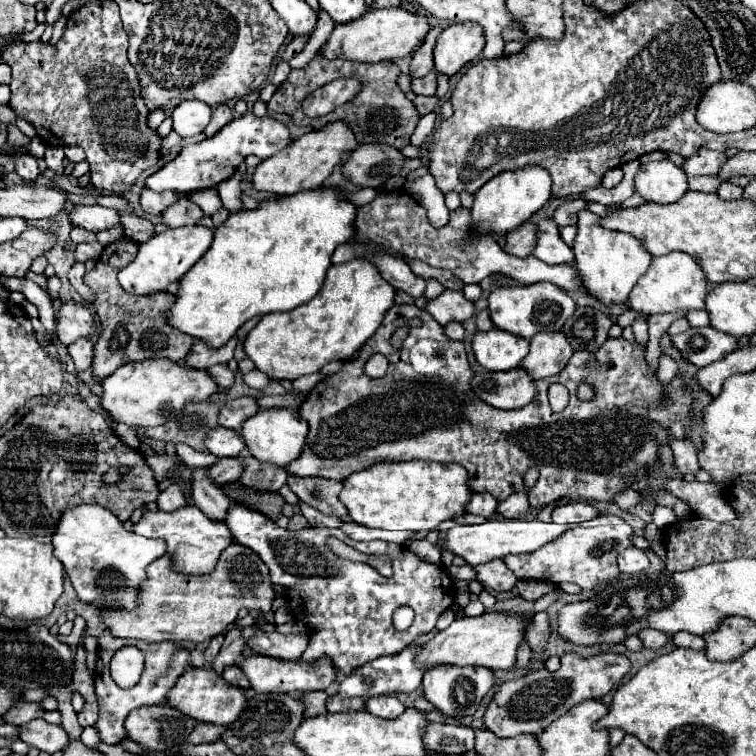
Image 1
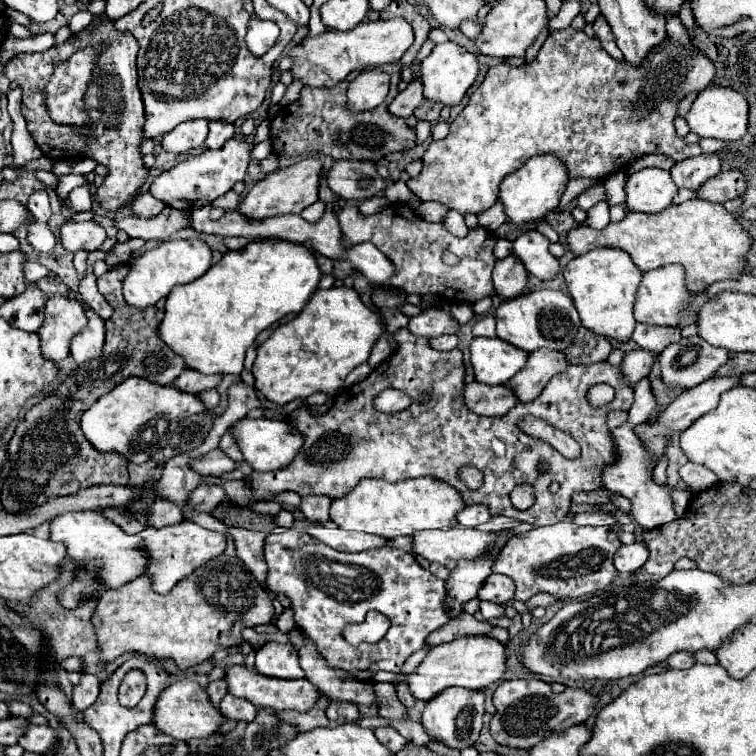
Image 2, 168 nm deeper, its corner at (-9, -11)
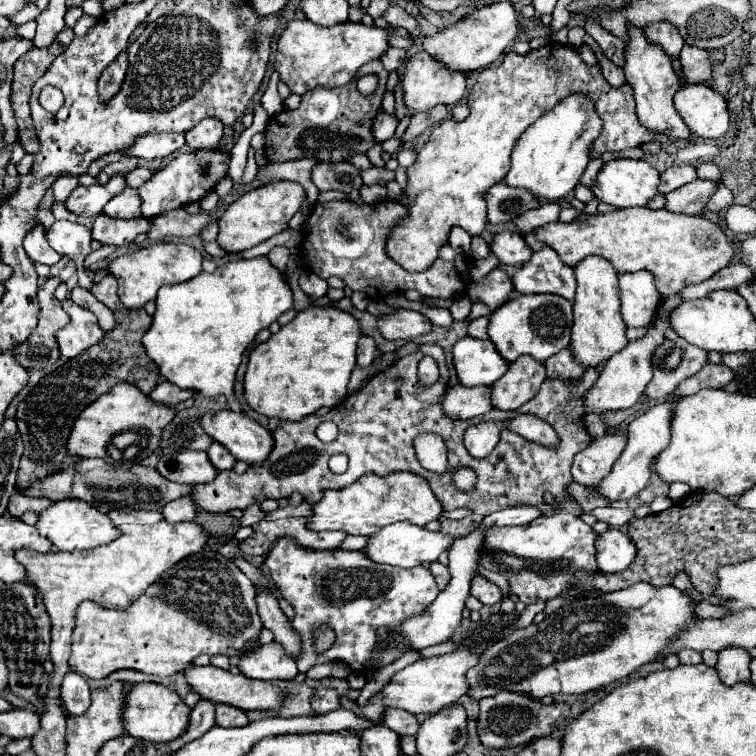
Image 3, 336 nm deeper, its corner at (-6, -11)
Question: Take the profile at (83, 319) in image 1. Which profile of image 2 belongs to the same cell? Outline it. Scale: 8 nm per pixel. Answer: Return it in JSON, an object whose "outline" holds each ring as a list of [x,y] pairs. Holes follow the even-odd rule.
{"outline":[[[50,296],[46,300],[46,320],[38,330],[42,356],[54,362],[64,360],[70,352],[70,340],[74,332],[86,326],[86,316],[78,300],[66,296]]]}

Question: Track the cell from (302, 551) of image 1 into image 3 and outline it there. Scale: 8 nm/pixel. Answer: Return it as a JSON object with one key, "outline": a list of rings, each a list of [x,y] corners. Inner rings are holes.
{"outline":[[[291,538],[277,540],[263,564],[295,608],[293,628],[303,638],[303,654],[297,660],[299,672],[327,662],[341,662],[353,672],[385,668],[410,650],[397,631],[402,622],[407,616],[421,616],[439,594],[435,578],[425,566],[391,568],[389,564],[371,564],[361,550],[307,550],[299,548]],[[321,626],[335,630],[335,644],[319,654],[313,636]],[[381,626],[391,628],[390,636],[397,640],[397,645],[379,644],[377,628]]]}

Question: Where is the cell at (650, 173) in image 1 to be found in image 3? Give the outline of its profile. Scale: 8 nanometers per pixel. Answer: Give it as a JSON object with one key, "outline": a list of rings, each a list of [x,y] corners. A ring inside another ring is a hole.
{"outline":[[[611,160],[597,174],[593,194],[615,208],[647,206],[659,192],[659,172],[647,160]]]}

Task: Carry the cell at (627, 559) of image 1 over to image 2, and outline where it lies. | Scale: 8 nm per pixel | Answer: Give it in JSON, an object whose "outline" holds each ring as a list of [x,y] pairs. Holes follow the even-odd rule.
{"outline":[[[642,542],[620,544],[614,552],[614,568],[618,572],[636,572],[648,560],[648,548]]]}

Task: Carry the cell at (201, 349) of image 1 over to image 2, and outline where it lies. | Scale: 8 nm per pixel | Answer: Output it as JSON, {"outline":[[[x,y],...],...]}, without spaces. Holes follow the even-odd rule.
{"outline":[[[184,370],[176,380],[174,380],[174,388],[178,388],[180,392],[188,392],[188,394],[200,394],[202,390],[210,390],[214,388],[218,382],[222,380],[222,376],[202,376],[200,372],[190,372]]]}

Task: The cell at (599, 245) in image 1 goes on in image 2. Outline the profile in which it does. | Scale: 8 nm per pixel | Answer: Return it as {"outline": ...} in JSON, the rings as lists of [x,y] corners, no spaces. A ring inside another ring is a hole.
{"outline":[[[594,248],[570,260],[562,270],[562,274],[568,282],[568,290],[580,314],[582,326],[608,340],[628,342],[636,326],[636,320],[632,316],[632,306],[634,306],[638,282],[642,278],[642,272],[634,268],[634,262],[630,260],[630,256],[626,256],[626,252],[620,252],[616,248],[612,250]]]}

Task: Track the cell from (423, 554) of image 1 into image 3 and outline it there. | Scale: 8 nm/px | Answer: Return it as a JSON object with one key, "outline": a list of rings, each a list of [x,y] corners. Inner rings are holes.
{"outline":[[[433,562],[429,570],[431,570],[431,574],[435,576],[439,588],[445,588],[445,584],[447,584],[447,580],[449,580],[449,570],[447,570],[447,566],[443,566],[443,564],[439,564],[439,562]]]}

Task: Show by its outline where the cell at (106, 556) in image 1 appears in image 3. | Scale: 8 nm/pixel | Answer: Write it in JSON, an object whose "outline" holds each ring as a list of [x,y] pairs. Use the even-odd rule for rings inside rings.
{"outline":[[[75,498],[59,500],[53,506],[49,506],[47,510],[43,510],[39,514],[39,522],[35,528],[39,530],[41,536],[49,538],[57,550],[63,550],[63,552],[97,548],[99,540],[117,540],[117,536],[121,534],[119,528],[113,526],[113,522],[109,520],[107,514],[103,514],[103,512],[91,508],[91,504],[87,504],[83,500],[75,500]]]}

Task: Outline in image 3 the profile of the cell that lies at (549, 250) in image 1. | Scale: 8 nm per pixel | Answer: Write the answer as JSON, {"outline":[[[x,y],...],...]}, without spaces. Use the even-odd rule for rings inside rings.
{"outline":[[[501,232],[493,238],[491,250],[497,254],[501,264],[511,264],[511,266],[523,266],[533,250],[527,246],[523,234],[519,232]]]}

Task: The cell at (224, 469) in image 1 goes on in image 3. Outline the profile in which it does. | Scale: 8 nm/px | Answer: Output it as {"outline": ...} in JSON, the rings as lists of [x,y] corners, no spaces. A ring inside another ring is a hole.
{"outline":[[[183,496],[183,498],[167,504],[163,508],[163,516],[171,524],[175,524],[175,522],[191,522],[197,516],[195,500],[191,500],[191,496]]]}

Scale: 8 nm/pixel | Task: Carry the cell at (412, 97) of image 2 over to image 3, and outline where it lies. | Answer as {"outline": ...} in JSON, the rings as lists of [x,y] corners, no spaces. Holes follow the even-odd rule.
{"outline":[[[379,112],[373,120],[373,132],[375,132],[375,140],[383,142],[383,140],[389,140],[395,130],[397,130],[397,124],[399,124],[399,118],[395,114],[389,114],[389,112]]]}

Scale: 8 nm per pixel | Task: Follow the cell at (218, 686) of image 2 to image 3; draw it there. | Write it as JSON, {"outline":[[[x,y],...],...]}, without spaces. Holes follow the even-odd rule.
{"outline":[[[199,700],[191,712],[191,722],[189,722],[187,732],[179,740],[169,742],[169,752],[175,752],[187,742],[203,736],[213,724],[215,724],[215,704],[211,704],[211,700]]]}

